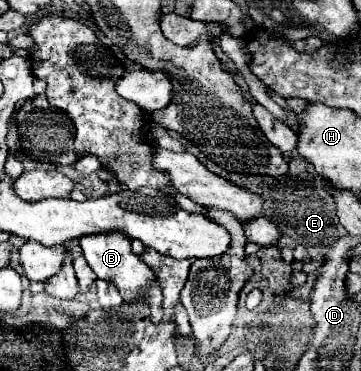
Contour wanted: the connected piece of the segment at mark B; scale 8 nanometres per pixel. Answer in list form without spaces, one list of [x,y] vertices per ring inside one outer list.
[[[100,233],[100,235],[88,235],[80,239],[82,253],[90,265],[90,269],[98,275],[98,279],[114,285],[118,293],[122,295],[124,301],[148,301],[150,305],[150,319],[154,323],[160,323],[164,313],[162,313],[162,293],[160,285],[156,285],[156,275],[144,261],[132,253],[130,239],[122,233]]]

